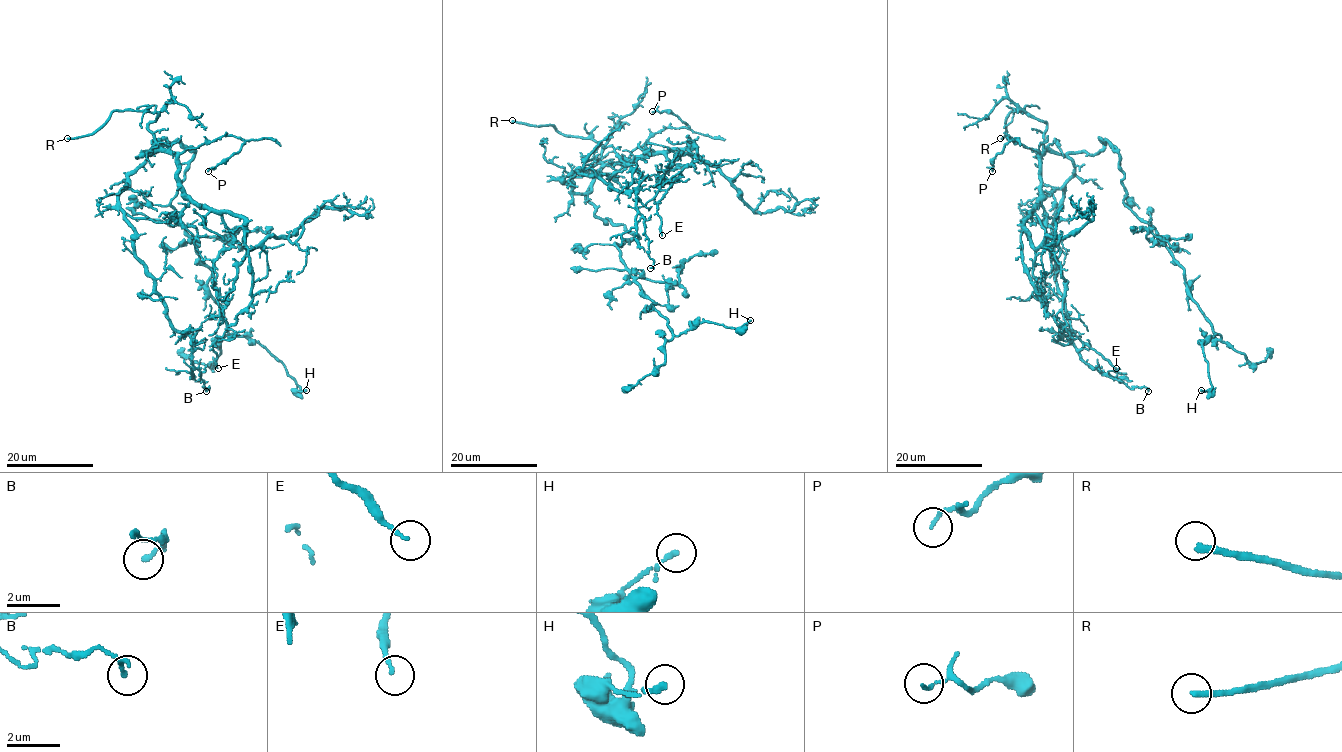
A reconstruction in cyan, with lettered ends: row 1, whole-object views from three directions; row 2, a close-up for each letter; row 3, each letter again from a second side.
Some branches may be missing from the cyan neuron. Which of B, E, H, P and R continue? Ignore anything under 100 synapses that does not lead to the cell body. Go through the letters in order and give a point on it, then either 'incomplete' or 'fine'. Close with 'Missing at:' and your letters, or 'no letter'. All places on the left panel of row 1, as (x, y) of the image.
B: (206, 391) | fine
E: (218, 368) | fine
H: (306, 390) | fine
P: (208, 171) | fine
R: (67, 138) | incomplete
Missing at: R

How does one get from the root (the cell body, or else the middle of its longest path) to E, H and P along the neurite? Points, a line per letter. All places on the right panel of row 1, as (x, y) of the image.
E: (1102, 149), (1095, 154), (1045, 151), (1041, 206), (1046, 225), (1056, 233), (1066, 330), (1116, 368)
H: (1102, 149), (1099, 139), (1119, 154), (1123, 202), (1183, 269), (1216, 334), (1202, 344), (1212, 387), (1201, 390)
P: (1102, 149), (1095, 154), (1039, 152), (1016, 144), (1008, 136), (1004, 149), (992, 161), (992, 171)

